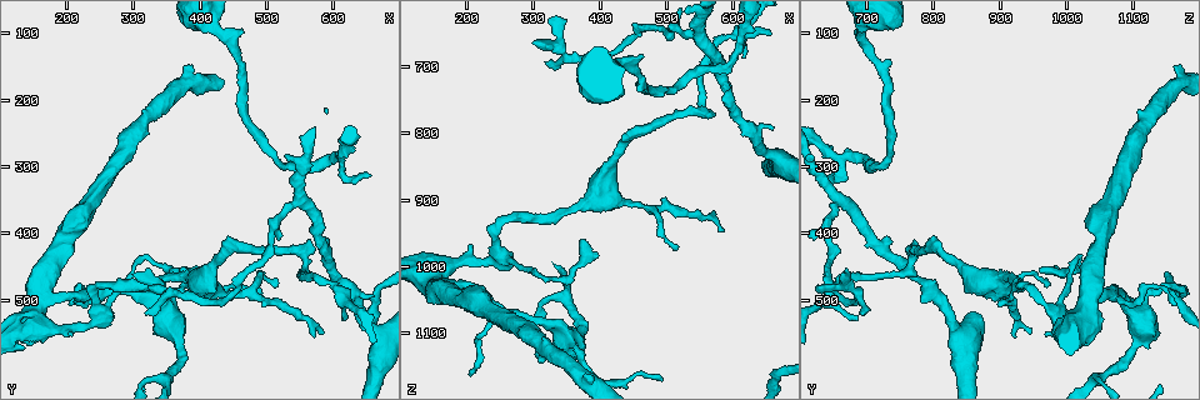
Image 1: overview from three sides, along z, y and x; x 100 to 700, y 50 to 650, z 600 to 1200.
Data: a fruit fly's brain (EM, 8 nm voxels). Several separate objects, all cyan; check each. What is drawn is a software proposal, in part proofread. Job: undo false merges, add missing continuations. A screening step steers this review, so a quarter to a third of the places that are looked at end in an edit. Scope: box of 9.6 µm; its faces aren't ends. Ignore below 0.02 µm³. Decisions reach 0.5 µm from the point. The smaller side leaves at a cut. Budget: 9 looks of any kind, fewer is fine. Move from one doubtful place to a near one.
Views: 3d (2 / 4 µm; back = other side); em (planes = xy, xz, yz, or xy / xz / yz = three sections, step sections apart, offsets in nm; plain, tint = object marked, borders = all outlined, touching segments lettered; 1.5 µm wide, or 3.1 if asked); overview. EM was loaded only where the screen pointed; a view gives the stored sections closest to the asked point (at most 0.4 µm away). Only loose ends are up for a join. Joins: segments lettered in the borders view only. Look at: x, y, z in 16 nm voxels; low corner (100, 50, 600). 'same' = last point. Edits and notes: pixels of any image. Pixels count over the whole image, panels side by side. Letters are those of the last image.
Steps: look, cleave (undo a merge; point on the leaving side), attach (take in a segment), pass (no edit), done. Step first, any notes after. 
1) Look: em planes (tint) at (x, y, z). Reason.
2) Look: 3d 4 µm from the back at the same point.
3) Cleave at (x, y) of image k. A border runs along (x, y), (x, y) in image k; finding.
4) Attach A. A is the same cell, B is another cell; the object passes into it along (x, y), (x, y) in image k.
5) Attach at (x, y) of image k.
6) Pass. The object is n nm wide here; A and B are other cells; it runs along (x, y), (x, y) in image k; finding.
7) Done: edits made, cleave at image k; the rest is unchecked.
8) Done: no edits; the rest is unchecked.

Look: 3d 2 µm at (655, 315, 650). Free end.

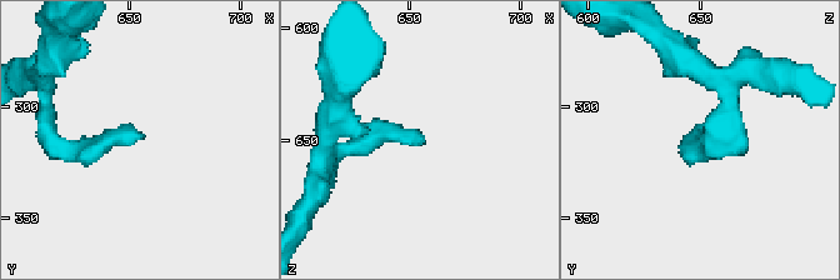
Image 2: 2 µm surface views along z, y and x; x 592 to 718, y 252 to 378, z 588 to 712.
Look: em 3.1 µm planes (borders) at (657, 313, 651).

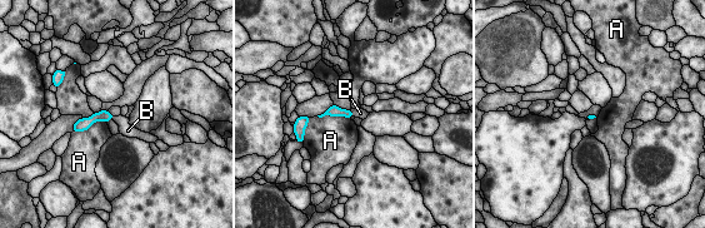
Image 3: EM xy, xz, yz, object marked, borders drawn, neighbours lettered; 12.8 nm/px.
Attach B. B is the same cell, A is another cell; the object passes into it along (334, 110), (351, 113), (360, 113) in image 3; it goes on there.

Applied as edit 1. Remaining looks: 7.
Look: overview. See it whole again.

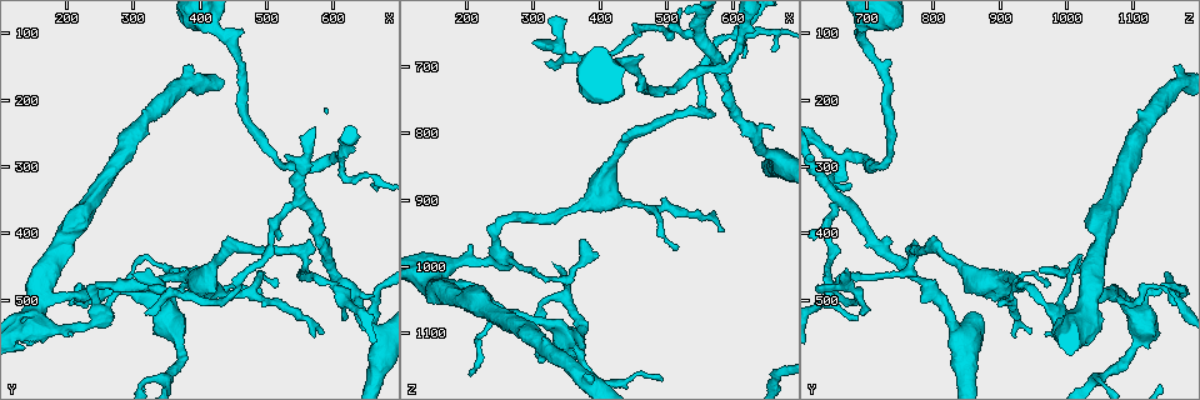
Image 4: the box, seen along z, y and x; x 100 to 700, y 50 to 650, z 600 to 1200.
Look: 3d 2 µm at (250, 525, 990). Calibre changes.

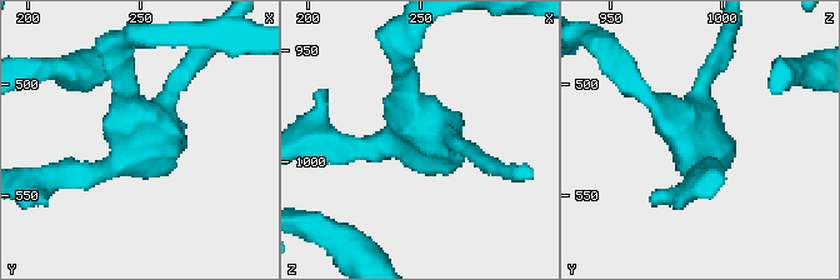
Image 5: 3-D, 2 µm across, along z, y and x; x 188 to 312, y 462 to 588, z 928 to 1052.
Look: em yz step 4 (borders) at (249, 526, 986).

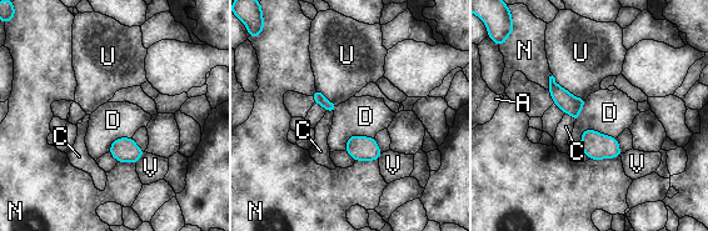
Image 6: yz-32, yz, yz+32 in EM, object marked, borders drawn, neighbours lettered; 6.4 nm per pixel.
Pass. A, C, D, N, U and V are other cells; a border runs along (617, 137), (586, 129), (579, 145) in image 6; continuous, no second neuron.

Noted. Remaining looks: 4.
Look: 3d 4 µm at (200, 505, 1160). Tapers out.

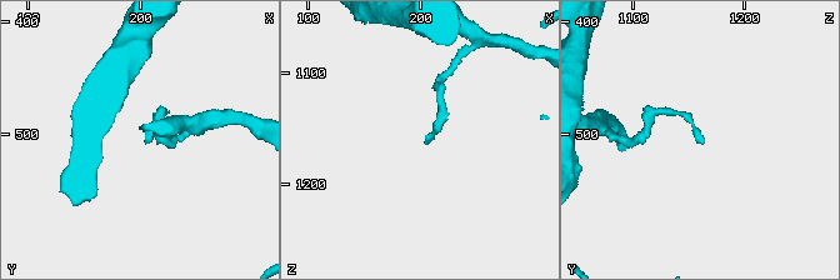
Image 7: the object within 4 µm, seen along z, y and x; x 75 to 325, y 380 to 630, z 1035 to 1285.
Look: em planes (plain) at (204, 510, 1162). Now the EM.

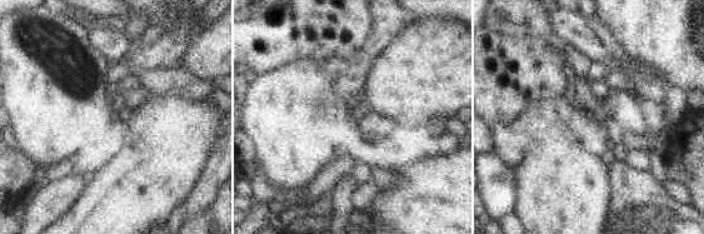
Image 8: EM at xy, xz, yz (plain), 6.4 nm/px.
Look: em planes (borders) at the same point. What lies round it.

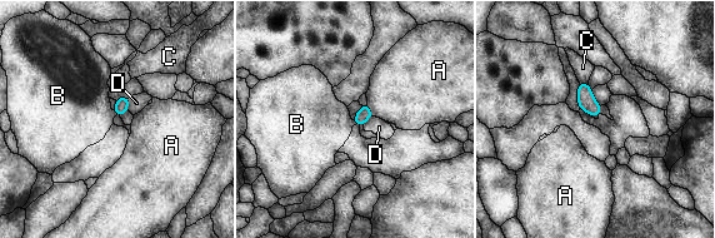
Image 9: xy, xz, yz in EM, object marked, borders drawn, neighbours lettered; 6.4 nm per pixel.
Pass. A, B, C and D are other cells; a border runs along (113, 110), (115, 115) in image 9; none of them fits.

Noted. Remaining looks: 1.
Done: edits made, attach at image 3; the rest is unchecked.

